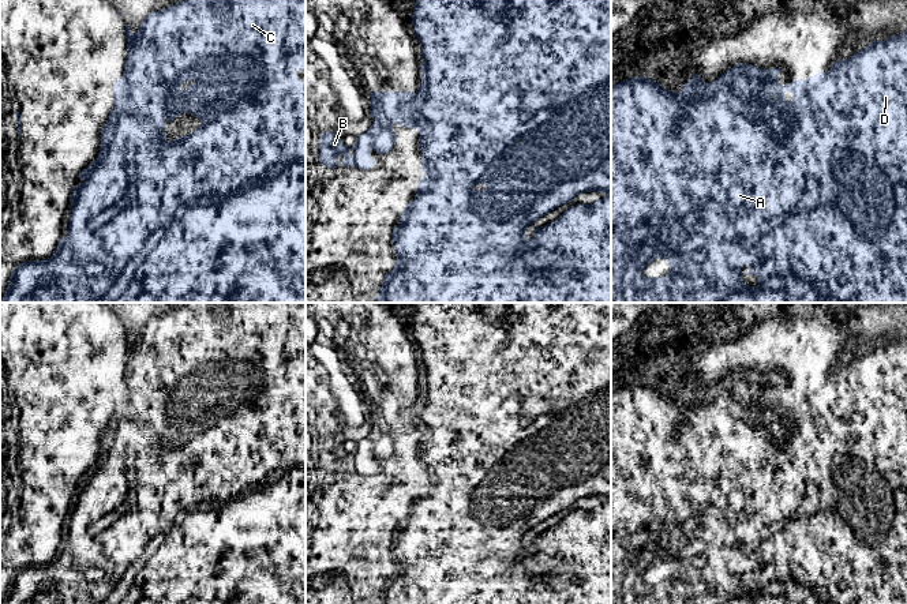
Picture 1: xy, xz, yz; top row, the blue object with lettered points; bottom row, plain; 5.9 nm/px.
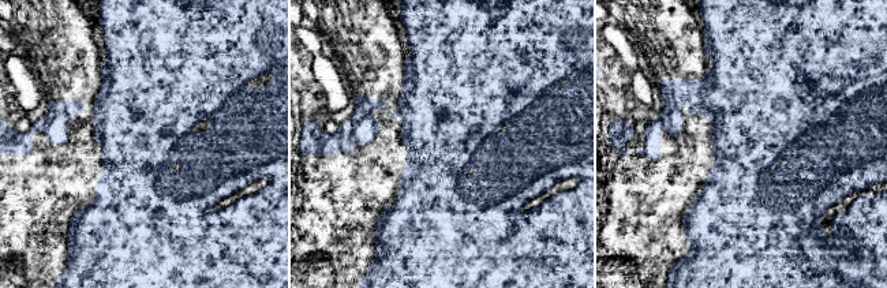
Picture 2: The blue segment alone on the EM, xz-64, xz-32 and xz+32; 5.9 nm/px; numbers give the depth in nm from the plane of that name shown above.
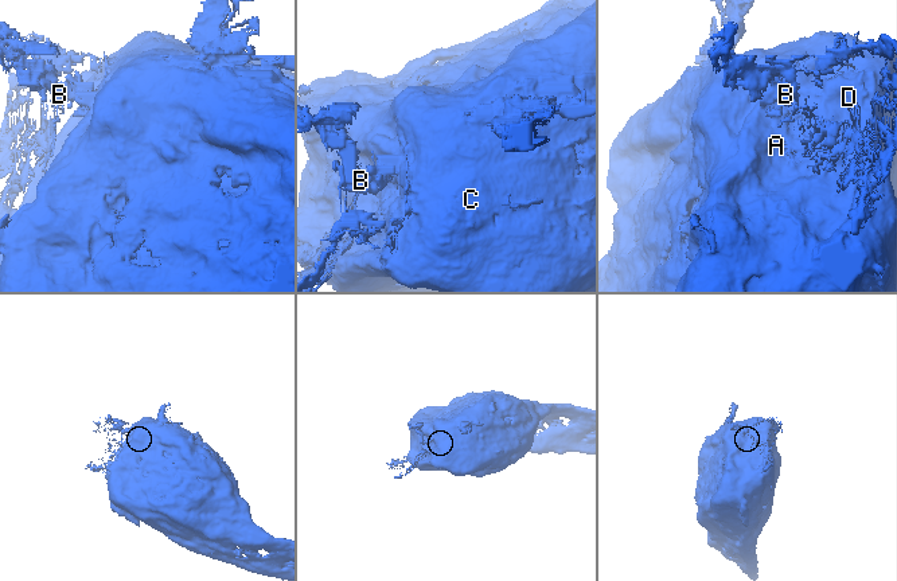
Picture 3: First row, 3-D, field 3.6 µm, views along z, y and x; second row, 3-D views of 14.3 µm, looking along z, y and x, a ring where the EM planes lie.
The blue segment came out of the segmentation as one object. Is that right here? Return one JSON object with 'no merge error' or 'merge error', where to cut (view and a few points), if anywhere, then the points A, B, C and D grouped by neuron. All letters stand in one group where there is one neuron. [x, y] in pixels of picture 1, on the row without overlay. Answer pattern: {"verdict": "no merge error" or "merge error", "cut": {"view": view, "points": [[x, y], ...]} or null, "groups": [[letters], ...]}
{"verdict": "merge error", "cut": {"view": "xz", "points": [[423, 462], [434, 514], [401, 532], [383, 603]]}, "groups": [["A", "C", "D"], ["B"]]}

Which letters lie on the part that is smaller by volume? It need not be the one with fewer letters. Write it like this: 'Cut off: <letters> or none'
Cut off: B

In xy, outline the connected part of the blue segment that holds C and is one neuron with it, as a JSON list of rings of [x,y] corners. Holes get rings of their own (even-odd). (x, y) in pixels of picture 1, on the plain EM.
[[[187,303],[169,314],[149,319],[135,338],[125,330],[125,344],[128,361],[123,382],[128,387],[128,405],[121,412],[117,401],[101,435],[98,462],[79,480],[85,487],[74,492],[68,539],[61,543],[50,563],[20,569],[10,582],[8,594],[1,604],[306,604],[306,389],[297,383],[296,376],[300,374],[306,379],[306,303]],[[187,417],[198,423],[202,431],[169,447],[165,429]]]

